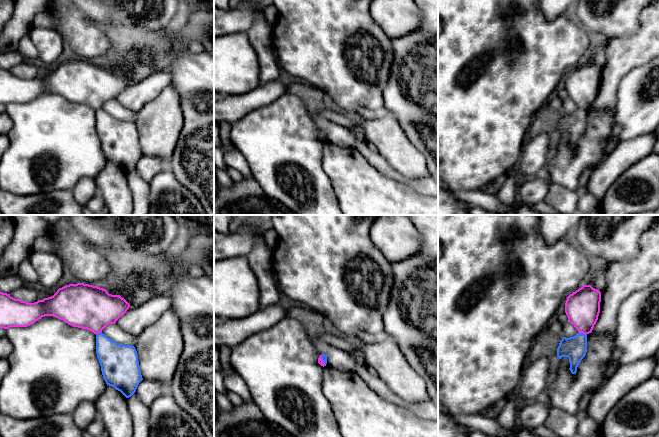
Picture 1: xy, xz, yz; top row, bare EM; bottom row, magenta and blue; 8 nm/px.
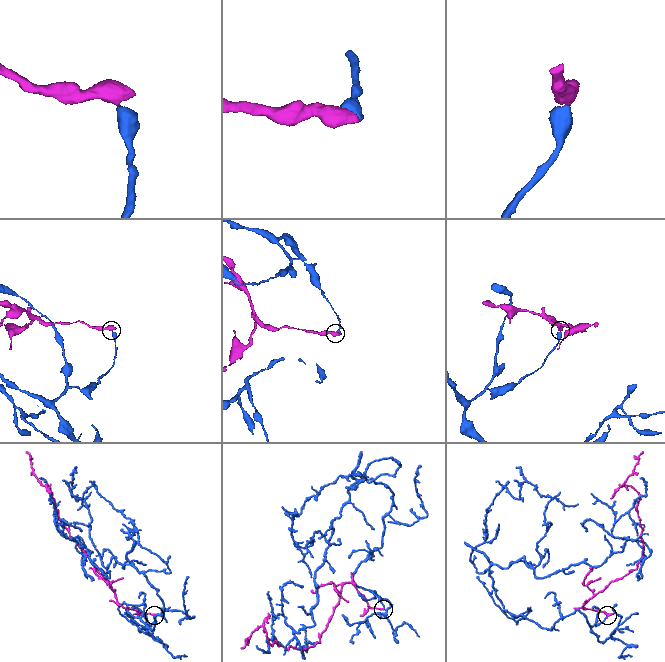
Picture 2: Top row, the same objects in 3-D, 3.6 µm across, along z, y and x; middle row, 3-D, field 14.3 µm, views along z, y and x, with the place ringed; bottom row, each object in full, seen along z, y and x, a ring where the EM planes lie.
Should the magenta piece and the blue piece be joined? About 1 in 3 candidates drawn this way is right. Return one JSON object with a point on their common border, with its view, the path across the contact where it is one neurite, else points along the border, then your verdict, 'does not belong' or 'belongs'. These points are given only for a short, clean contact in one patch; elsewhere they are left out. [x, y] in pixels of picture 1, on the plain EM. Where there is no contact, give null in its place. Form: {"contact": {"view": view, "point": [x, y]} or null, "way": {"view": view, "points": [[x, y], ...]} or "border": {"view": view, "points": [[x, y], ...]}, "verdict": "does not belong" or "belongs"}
{"contact": {"view": "yz", "point": [582, 108]}, "border": {"view": "yz", "points": [[578, 107], [586, 110]]}, "verdict": "does not belong"}

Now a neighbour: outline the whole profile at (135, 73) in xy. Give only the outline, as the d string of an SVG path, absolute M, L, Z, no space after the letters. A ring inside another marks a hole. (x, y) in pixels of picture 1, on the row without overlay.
M116 63L119 71L124 74L130 82L140 82L152 74L152 70L144 64L134 64L123 66L120 63Z

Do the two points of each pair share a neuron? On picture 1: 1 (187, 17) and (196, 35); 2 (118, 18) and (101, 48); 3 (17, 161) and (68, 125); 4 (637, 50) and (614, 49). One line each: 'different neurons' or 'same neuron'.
1: same neuron
2: different neurons
3: same neuron
4: same neuron

